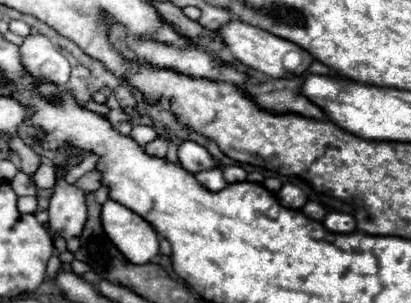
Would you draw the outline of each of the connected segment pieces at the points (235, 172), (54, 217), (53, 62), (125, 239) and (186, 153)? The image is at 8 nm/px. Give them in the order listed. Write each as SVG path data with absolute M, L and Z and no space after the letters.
M233 164L233 166L225 166L225 168L223 168L223 176L225 176L225 180L231 184L231 182L241 182L241 180L245 180L247 172L245 172L241 166Z
M61 176L57 178L51 202L49 202L49 230L63 240L79 238L83 224L87 220L87 204L85 194L67 184Z
M41 34L25 38L21 46L21 58L25 70L37 80L65 84L71 76L71 66L67 58Z
M107 200L101 210L101 224L117 250L133 264L147 264L159 254L159 238L149 222L119 202Z
M189 140L183 142L179 146L179 154L177 156L179 156L181 166L187 172L191 172L191 174L201 172L201 168L215 168L213 156L203 146L199 146L197 142L189 142Z

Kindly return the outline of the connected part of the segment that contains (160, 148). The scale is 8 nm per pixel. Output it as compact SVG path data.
M155 138L153 142L149 142L145 146L145 152L151 154L151 156L159 156L159 158L165 158L167 154L167 142L163 138Z

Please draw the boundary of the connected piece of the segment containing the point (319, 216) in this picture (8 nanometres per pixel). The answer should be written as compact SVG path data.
M307 202L305 208L301 208L301 212L305 212L305 216L309 216L309 218L313 218L317 222L321 222L325 218L325 214L327 214L325 208L321 204L317 204L317 202Z

